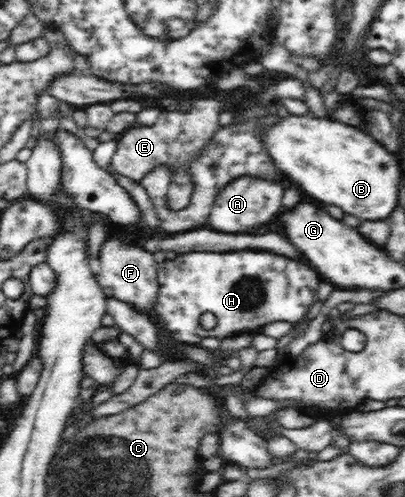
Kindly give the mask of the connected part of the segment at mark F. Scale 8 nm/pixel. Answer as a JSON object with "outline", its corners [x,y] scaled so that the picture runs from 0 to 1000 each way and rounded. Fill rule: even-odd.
{"outline":[[[274,473],[259,481],[259,489],[244,501],[244,529],[249,533],[237,557],[264,600],[294,600],[363,634],[373,630],[380,622],[383,598],[393,588],[393,569],[385,561],[388,527],[368,503],[323,485],[309,485],[289,473]]]}

